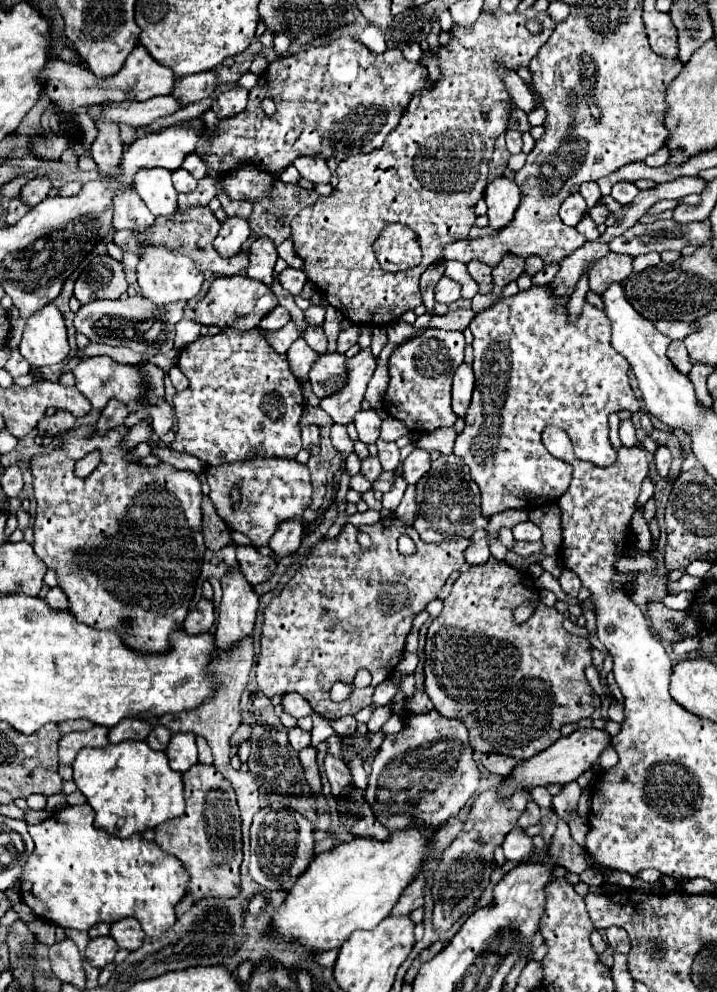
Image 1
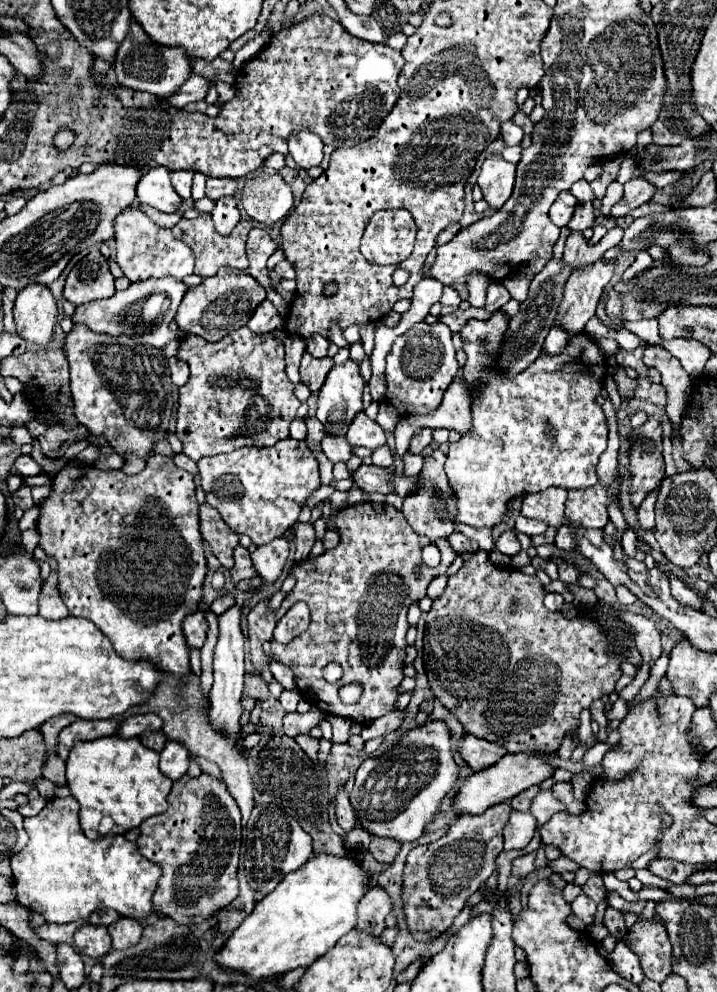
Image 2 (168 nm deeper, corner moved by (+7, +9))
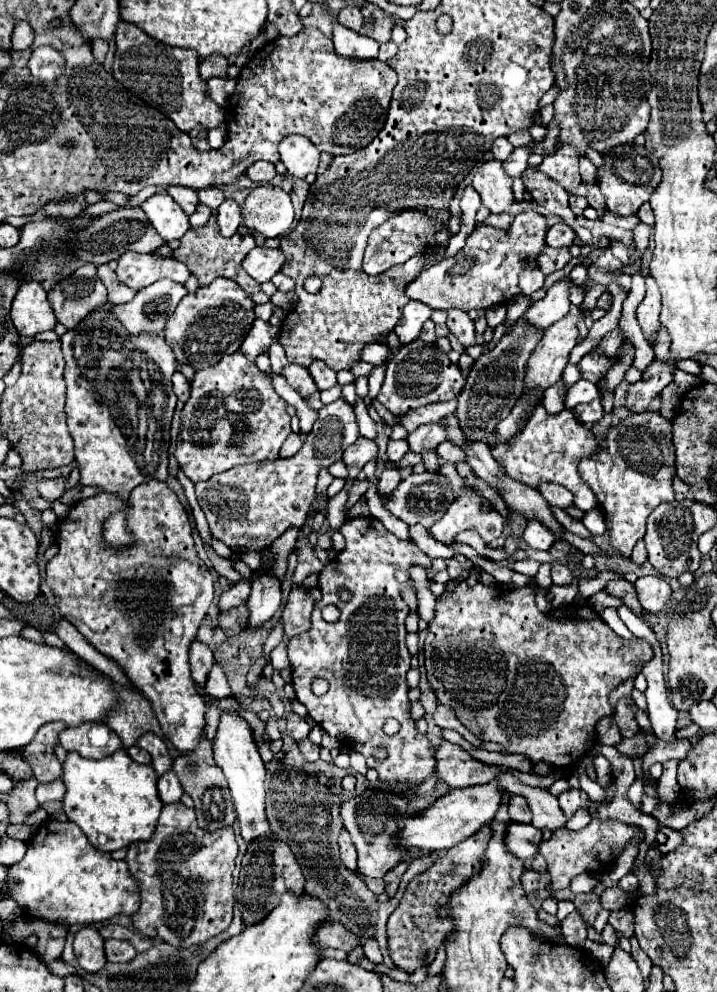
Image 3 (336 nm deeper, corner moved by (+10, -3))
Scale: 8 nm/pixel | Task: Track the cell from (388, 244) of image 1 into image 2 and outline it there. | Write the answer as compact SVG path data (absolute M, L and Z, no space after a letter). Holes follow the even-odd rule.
M379 210L361 238L361 254L371 264L399 264L415 244L415 222L407 210Z

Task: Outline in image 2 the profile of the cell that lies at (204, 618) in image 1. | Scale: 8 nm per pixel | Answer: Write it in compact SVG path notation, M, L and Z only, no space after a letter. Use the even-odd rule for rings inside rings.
M201 610L193 612L191 616L187 616L183 620L183 634L185 634L185 640L189 646L195 646L195 648L203 646L205 634L207 634L207 620Z

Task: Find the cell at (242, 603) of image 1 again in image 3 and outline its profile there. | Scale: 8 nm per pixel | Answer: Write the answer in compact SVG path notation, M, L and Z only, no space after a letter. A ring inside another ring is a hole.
M230 710L222 712L218 734L214 740L214 760L222 768L226 780L228 780L236 820L240 824L240 834L242 834L244 842L252 842L258 838L274 838L274 832L272 832L266 812L264 812L266 810L266 798L264 798L266 796L266 790L264 790L266 768L264 768L264 762L252 740L248 722L240 714L230 712Z

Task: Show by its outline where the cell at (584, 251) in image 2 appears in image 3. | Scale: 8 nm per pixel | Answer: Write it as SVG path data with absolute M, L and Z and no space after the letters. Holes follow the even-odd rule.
M562 280L562 282L556 282L552 288L548 288L548 294L544 300L538 300L534 302L522 316L520 320L528 326L534 326L538 332L544 332L546 328L550 328L556 320L564 318L568 314L568 308L570 308L570 300L568 300L568 294L570 294L570 288L574 284L568 280Z

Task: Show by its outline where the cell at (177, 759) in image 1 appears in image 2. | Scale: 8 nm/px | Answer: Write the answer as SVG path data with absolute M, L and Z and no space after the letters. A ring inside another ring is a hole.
M167 740L161 752L161 772L171 780L181 778L189 768L189 752L179 744L179 740Z

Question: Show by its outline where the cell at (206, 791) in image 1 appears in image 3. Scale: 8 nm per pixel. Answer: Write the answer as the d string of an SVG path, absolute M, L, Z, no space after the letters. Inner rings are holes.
M168 804L162 808L152 840L128 846L128 872L140 886L140 908L130 918L132 926L148 936L176 948L204 944L224 932L232 922L232 870L238 854L234 830L206 832L196 822L194 808Z

